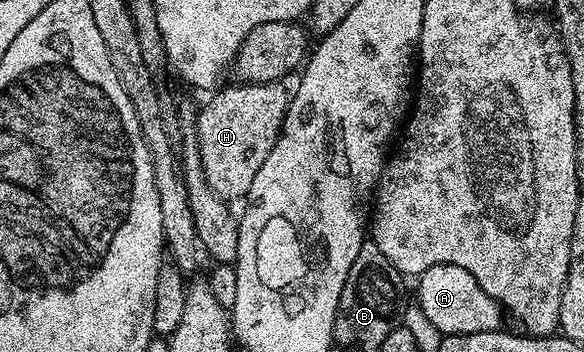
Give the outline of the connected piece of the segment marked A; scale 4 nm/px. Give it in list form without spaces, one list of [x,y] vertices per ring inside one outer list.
[[[438,264],[429,266],[429,270],[419,273],[413,296],[417,299],[417,307],[433,326],[444,336],[460,336],[461,334],[477,334],[478,332],[497,332],[504,327],[503,320],[499,315],[504,315],[505,309],[497,301],[485,294],[469,274],[469,270],[461,270],[461,266],[449,266]]]

